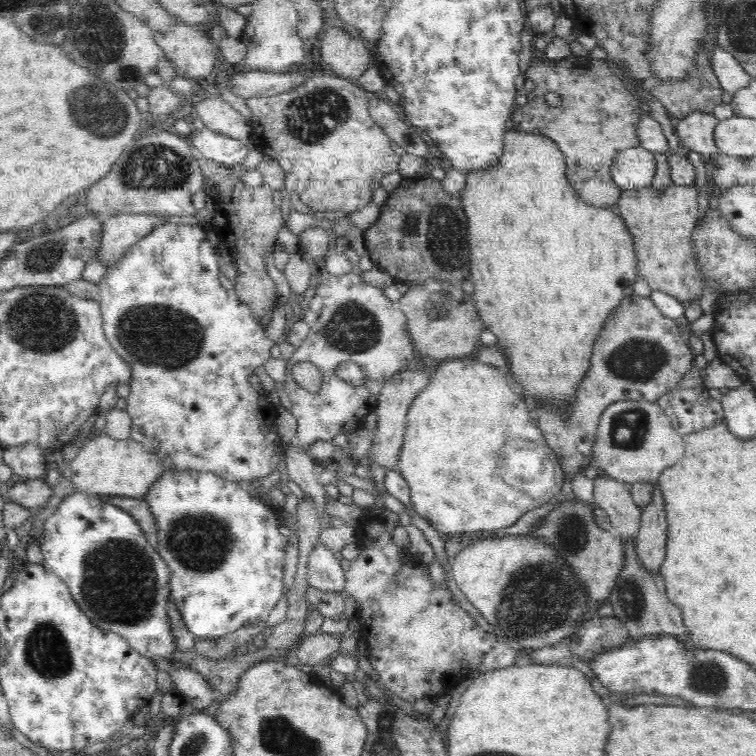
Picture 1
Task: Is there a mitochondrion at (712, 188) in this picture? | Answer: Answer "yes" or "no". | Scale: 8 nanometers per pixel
no

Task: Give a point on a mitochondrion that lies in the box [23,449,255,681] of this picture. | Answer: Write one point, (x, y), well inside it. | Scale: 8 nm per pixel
(119, 584)

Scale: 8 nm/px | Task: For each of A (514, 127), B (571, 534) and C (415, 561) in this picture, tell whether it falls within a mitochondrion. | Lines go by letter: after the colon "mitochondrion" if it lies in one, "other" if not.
A: other
B: mitochondrion
C: other

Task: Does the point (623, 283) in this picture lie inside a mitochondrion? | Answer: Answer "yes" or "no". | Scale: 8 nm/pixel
no

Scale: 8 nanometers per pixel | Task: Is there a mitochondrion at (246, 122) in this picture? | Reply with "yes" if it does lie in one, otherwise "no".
no

